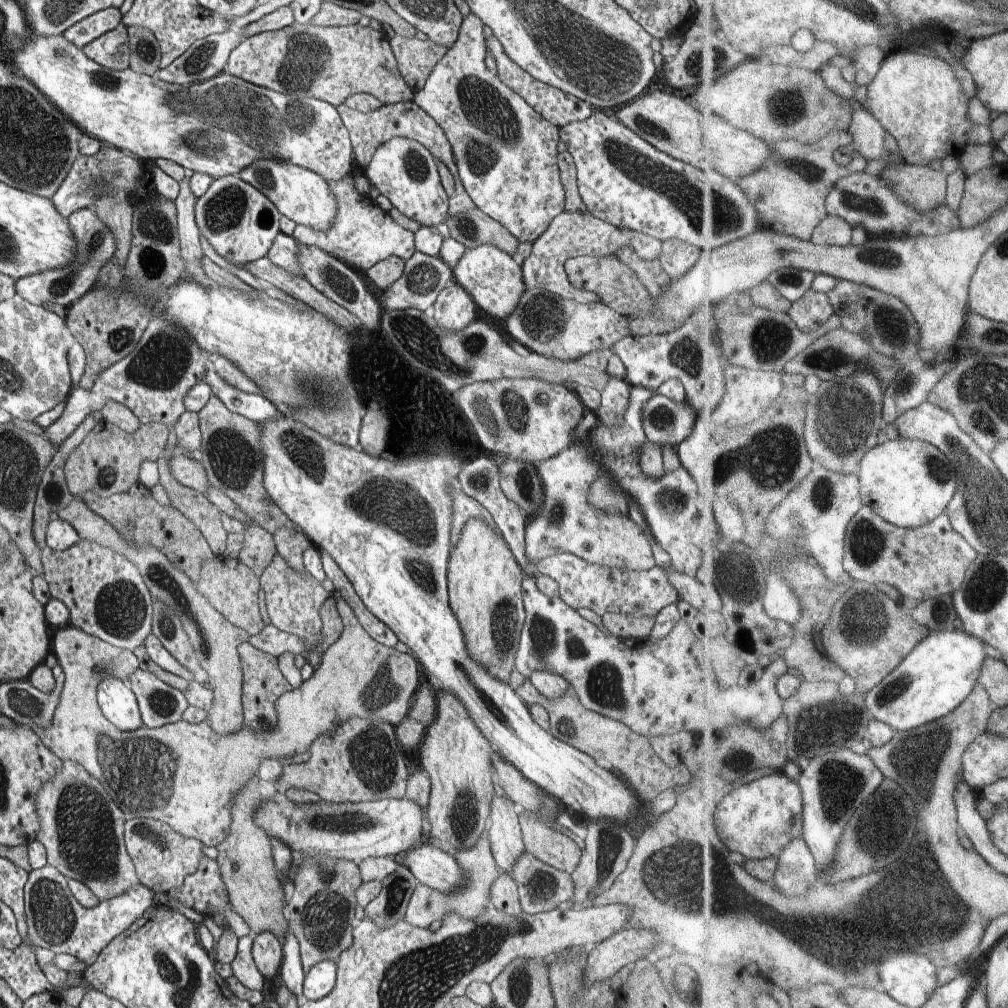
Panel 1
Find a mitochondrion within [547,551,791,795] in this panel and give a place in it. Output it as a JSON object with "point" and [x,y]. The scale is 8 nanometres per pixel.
{"point":[734,757]}

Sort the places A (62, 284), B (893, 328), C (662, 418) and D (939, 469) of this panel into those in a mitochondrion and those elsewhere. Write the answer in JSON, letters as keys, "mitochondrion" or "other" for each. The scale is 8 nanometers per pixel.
{"A":"mitochondrion","B":"mitochondrion","C":"mitochondrion","D":"mitochondrion"}

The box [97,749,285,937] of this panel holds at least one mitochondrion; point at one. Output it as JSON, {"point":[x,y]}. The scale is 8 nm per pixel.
{"point":[149,832]}

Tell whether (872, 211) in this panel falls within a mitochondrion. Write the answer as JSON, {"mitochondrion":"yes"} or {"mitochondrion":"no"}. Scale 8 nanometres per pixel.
{"mitochondrion":"yes"}

